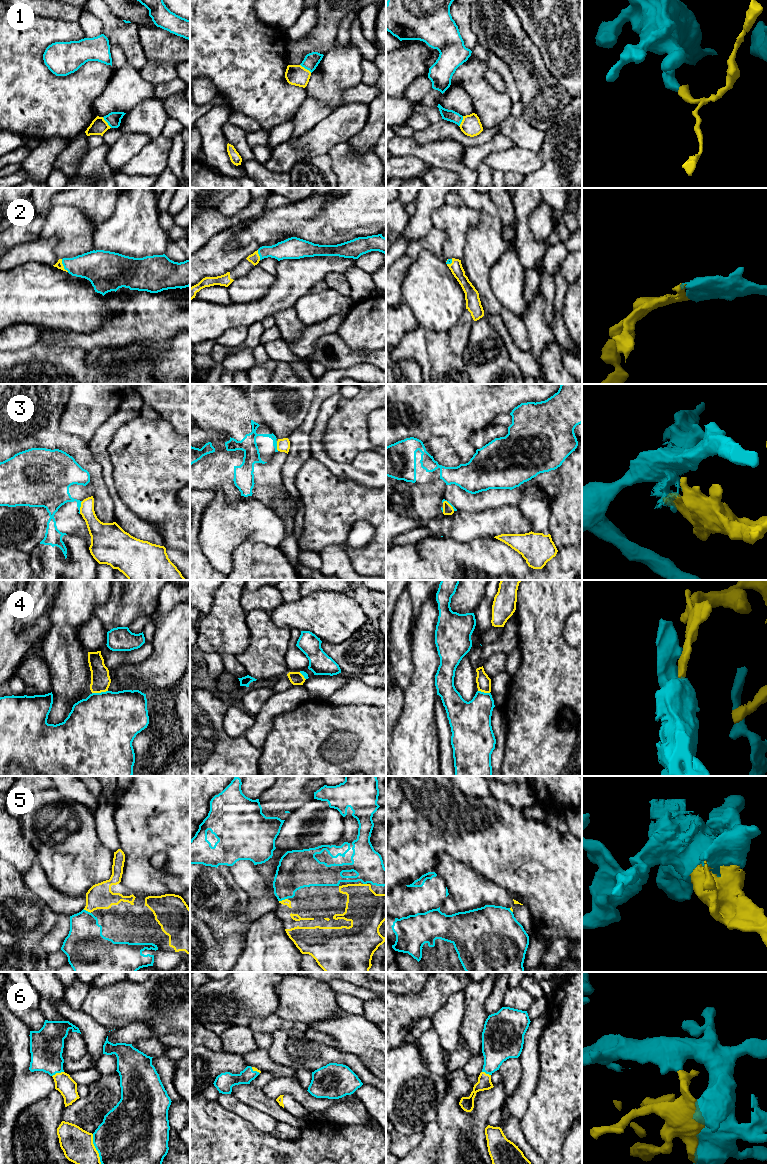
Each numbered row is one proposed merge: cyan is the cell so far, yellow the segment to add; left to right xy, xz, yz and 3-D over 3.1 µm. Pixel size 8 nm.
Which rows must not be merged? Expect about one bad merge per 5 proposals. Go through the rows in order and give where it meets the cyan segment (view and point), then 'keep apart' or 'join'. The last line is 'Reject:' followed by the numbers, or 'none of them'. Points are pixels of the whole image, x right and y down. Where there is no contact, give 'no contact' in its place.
1: contact xz (306, 68); keep apart
2: contact xy (63, 265); join
3: contact xy (79, 507); keep apart
4: contact xy (99, 693); keep apart
5: contact xz (283, 899); join
6: contact xy (96, 1149); join
Reject: 1, 3, 4

